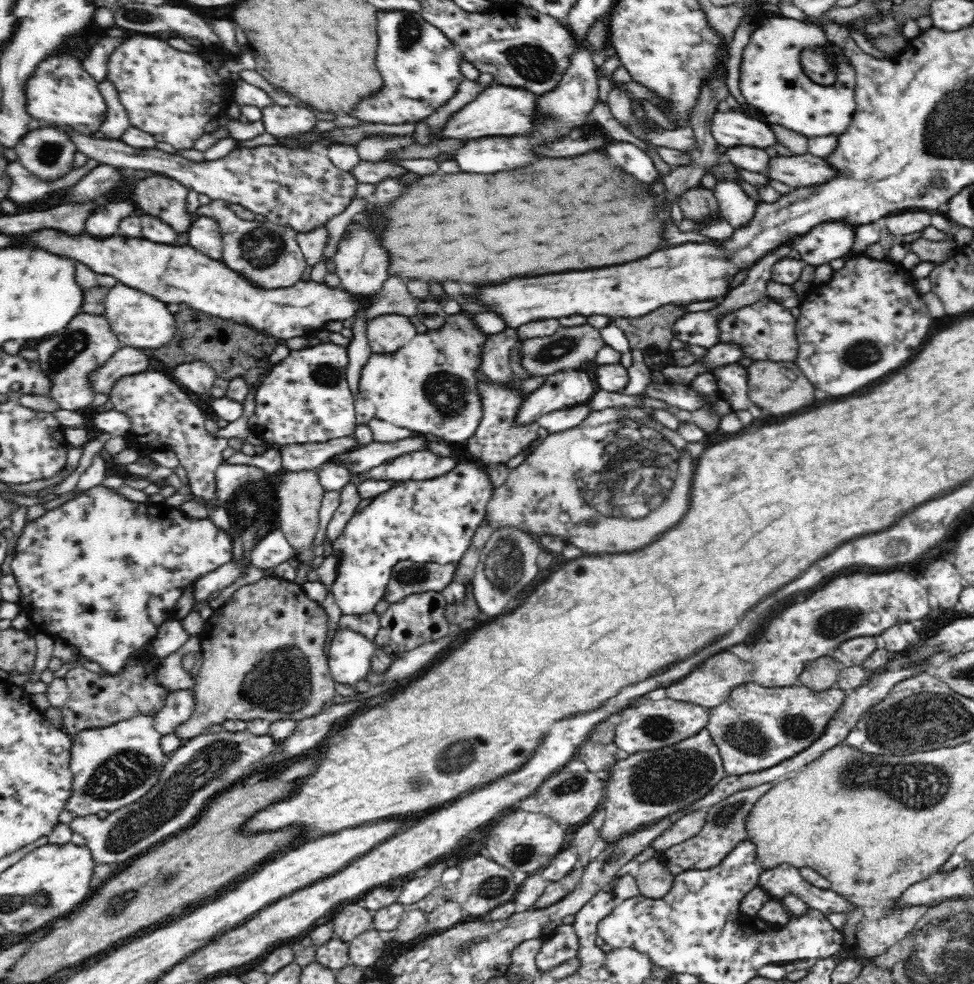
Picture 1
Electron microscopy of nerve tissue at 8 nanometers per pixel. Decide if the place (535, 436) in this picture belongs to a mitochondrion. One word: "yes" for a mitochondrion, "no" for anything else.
no

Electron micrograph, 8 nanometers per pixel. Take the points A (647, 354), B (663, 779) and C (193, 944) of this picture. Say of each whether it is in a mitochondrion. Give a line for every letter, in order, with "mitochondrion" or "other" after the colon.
A: other
B: mitochondrion
C: other

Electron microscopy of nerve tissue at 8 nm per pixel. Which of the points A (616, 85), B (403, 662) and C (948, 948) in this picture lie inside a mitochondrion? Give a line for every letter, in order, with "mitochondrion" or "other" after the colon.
A: other
B: other
C: mitochondrion

